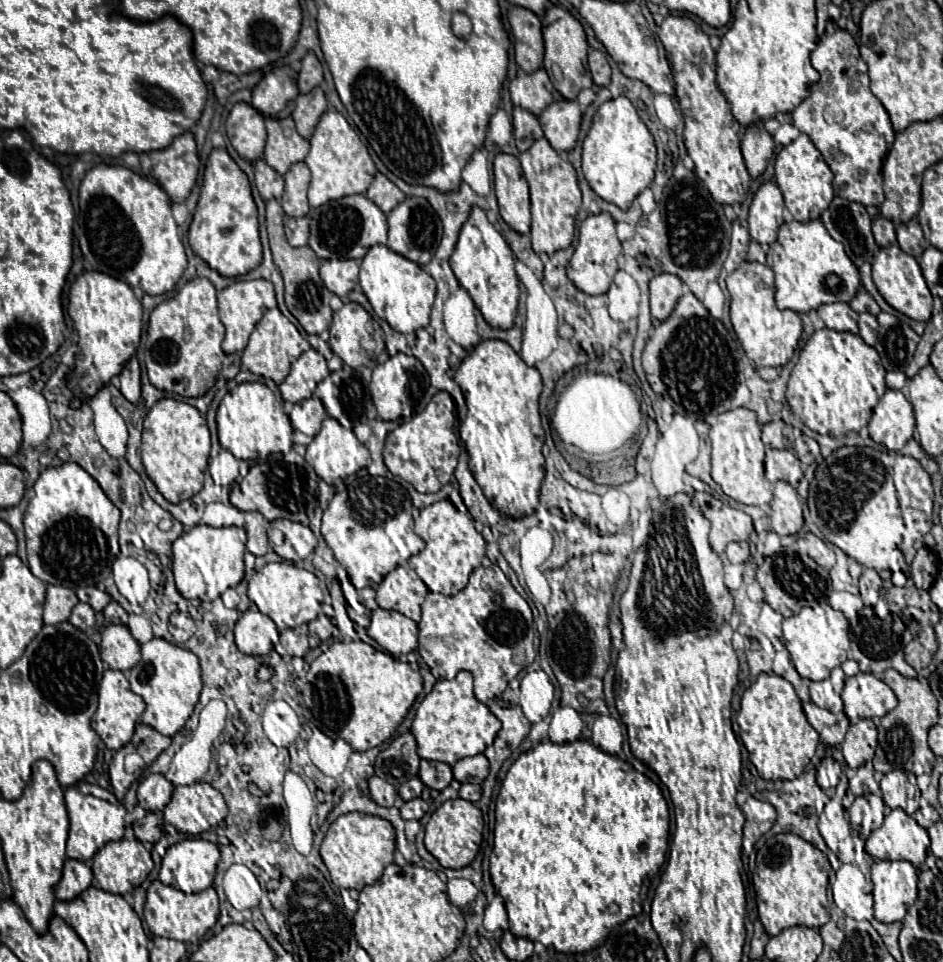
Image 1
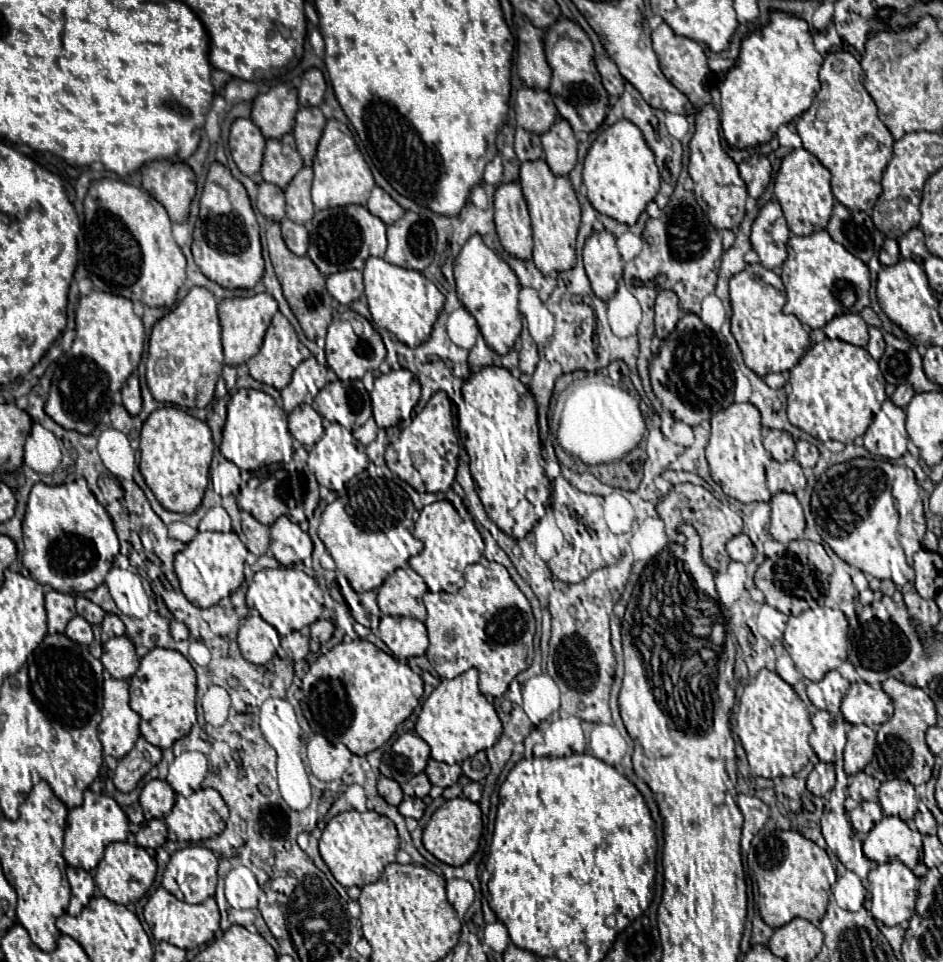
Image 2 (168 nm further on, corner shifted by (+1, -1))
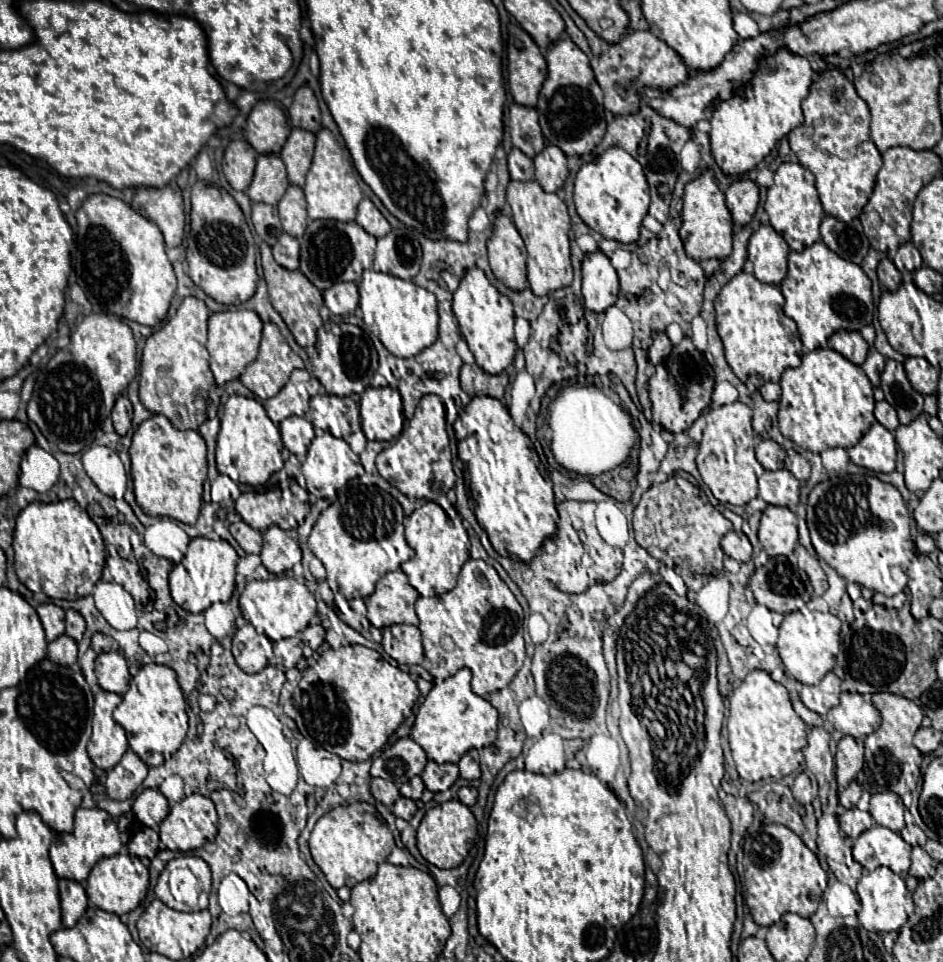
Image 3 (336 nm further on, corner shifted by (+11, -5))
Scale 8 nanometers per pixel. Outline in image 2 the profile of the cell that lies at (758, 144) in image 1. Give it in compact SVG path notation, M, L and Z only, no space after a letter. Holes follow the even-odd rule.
M765 155L749 157L739 163L739 173L747 185L747 193L757 199L771 179L771 161Z

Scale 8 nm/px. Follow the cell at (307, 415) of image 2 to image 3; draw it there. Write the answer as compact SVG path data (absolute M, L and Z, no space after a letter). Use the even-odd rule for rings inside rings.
M287 417L285 421L281 421L279 425L281 437L283 437L283 445L289 453L293 453L301 463L307 455L307 447L311 443L311 439L315 437L313 433L313 425L305 419L305 417Z

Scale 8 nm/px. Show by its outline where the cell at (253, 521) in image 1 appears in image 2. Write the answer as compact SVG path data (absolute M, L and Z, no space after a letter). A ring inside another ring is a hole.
M241 513L243 517L243 533L247 537L247 549L255 555L265 555L269 551L269 527L259 523L253 515Z

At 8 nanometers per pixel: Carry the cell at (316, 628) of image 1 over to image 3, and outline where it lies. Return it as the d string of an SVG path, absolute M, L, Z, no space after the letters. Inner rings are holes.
M309 625L303 631L303 643L309 645L311 649L317 649L325 641L325 629L321 625Z

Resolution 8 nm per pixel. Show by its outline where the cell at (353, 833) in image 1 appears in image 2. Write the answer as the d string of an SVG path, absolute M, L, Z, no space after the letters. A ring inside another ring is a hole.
M347 811L335 815L327 823L319 839L319 853L323 861L343 887L353 887L353 885L363 887L365 883L377 881L385 865L395 861L397 849L399 849L399 837L393 821L389 817L377 815L375 811L365 811L363 815L359 811Z

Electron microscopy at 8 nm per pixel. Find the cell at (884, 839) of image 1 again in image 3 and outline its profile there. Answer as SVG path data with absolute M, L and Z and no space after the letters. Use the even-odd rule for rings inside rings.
M873 827L871 831L863 831L853 843L853 857L867 871L875 867L889 867L893 873L907 873L911 861L911 845L903 841L903 837L887 827Z

